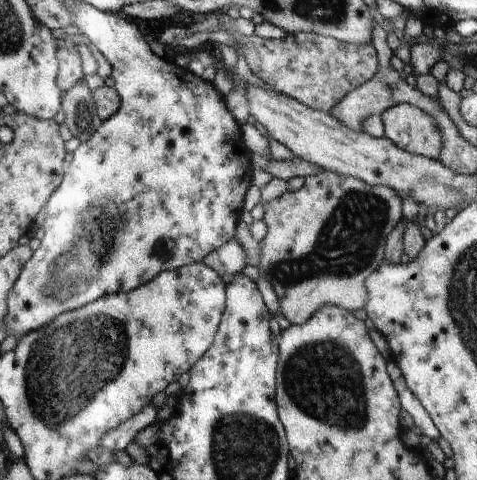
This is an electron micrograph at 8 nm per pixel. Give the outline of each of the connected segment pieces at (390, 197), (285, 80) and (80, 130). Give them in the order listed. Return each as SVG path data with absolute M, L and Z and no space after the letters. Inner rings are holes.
M322 171L306 177L304 185L296 191L286 191L280 198L274 198L270 202L264 202L264 216L262 219L263 224L267 227L267 234L261 240L262 248L260 248L260 260L258 260L258 271L260 272L259 278L272 282L272 288L280 302L280 311L282 322L290 325L306 324L312 314L320 308L320 306L332 305L339 306L349 310L351 313L364 308L366 300L368 300L368 290L366 290L366 278L370 274L374 274L380 264L385 259L385 246L388 240L388 234L394 230L394 226L403 219L401 208L402 199L392 188L386 186L370 186L361 180L350 178L350 176L342 176L330 171Z
M229 32L229 34L238 42L250 70L260 80L263 80L264 84L268 84L270 89L277 93L288 95L289 98L294 98L294 100L318 112L329 113L331 107L336 106L350 90L354 90L356 86L362 86L364 82L374 78L374 74L378 72L378 56L372 41L366 42L366 44L346 44L346 42L340 42L335 38L314 33L286 33L286 36L280 40L268 40L256 35L246 38L236 32Z
M84 80L66 91L62 105L64 122L72 136L81 143L88 142L101 126L102 120L100 115L96 114L96 107L93 93L84 86Z

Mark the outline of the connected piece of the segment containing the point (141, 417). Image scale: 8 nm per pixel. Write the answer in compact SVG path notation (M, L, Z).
M153 403L146 406L141 413L136 414L128 421L123 422L116 430L111 430L105 434L102 441L102 448L118 451L125 450L127 446L135 440L138 432L144 430L147 426L157 423L158 409Z

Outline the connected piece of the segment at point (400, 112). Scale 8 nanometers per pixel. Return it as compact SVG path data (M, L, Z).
M400 103L382 111L385 137L400 150L439 160L442 134L438 122L418 106Z

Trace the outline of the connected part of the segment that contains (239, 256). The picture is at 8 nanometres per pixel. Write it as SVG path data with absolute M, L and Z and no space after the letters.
M234 237L202 258L202 262L215 270L221 277L225 274L233 276L242 273L246 265L246 252L242 250L240 242Z

